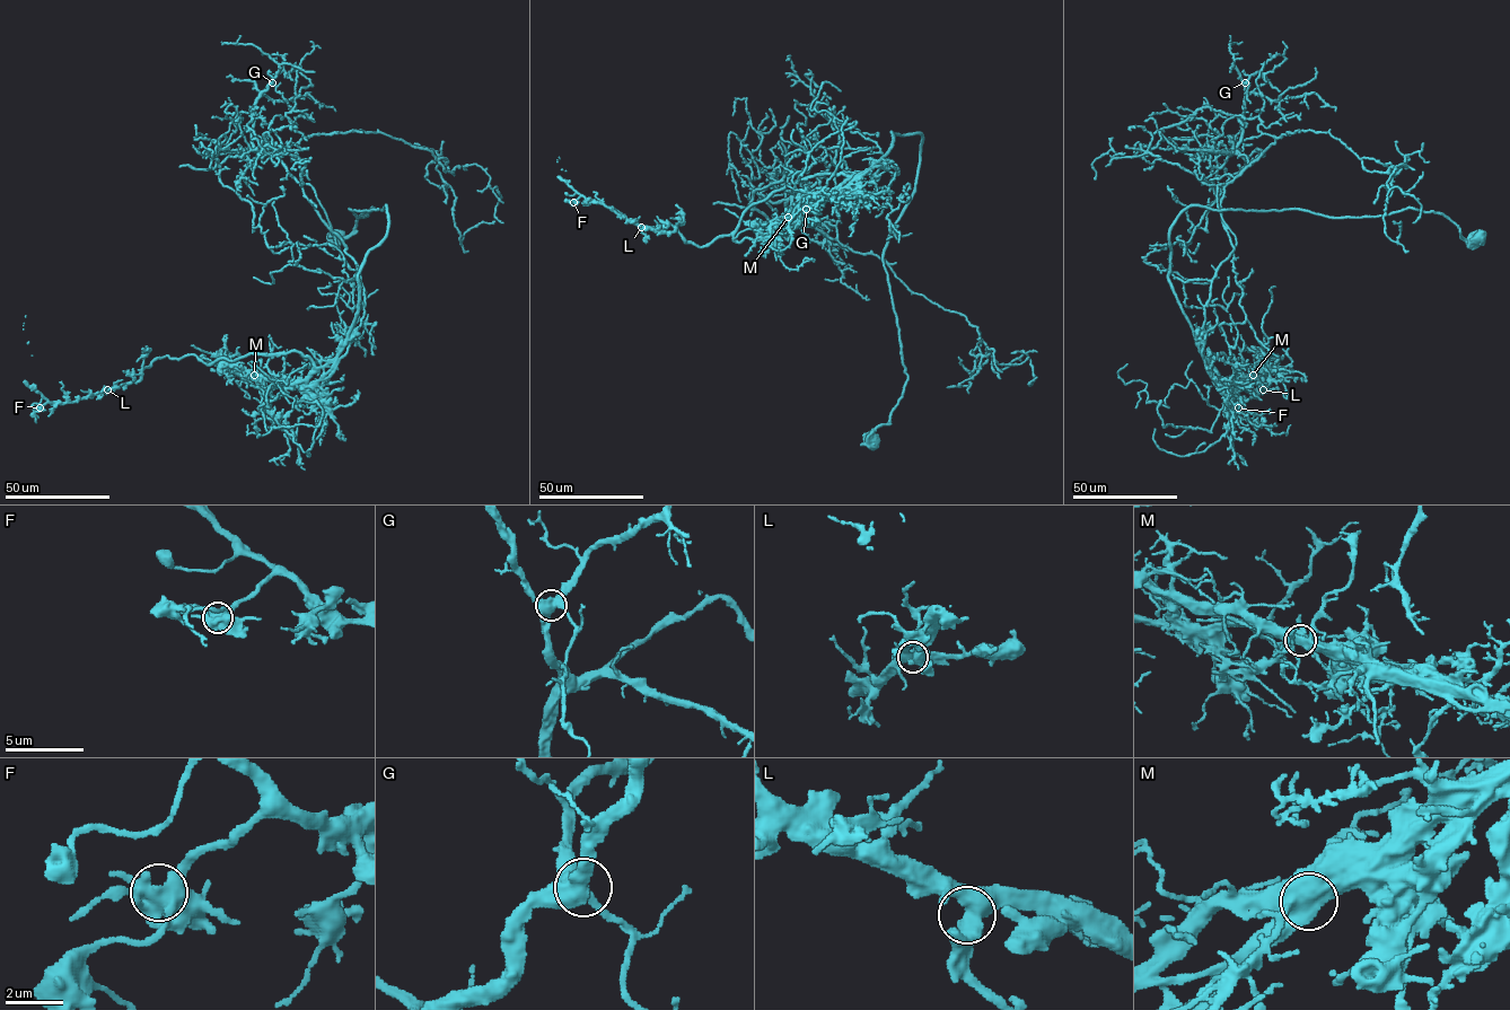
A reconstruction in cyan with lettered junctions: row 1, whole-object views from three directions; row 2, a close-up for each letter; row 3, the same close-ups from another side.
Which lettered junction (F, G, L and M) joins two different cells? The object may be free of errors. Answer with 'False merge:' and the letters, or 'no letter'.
False merge: M

